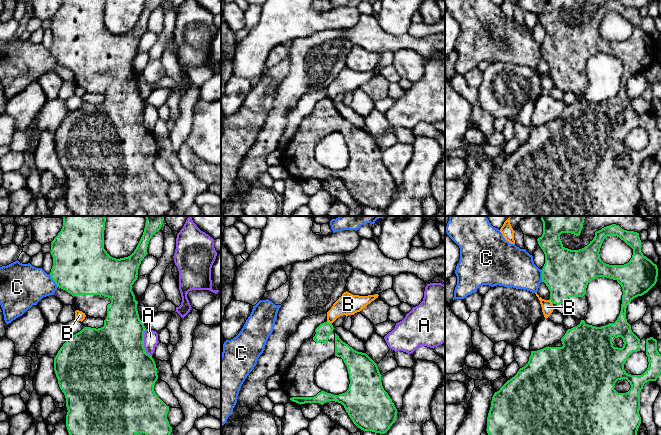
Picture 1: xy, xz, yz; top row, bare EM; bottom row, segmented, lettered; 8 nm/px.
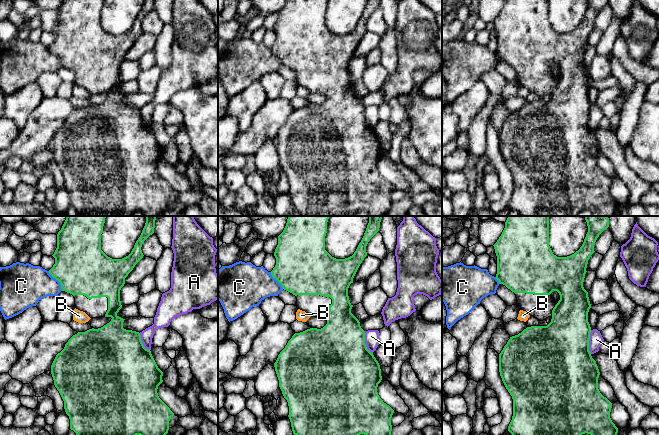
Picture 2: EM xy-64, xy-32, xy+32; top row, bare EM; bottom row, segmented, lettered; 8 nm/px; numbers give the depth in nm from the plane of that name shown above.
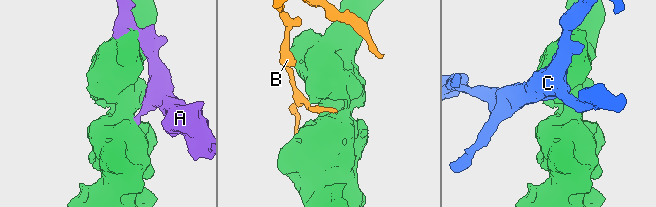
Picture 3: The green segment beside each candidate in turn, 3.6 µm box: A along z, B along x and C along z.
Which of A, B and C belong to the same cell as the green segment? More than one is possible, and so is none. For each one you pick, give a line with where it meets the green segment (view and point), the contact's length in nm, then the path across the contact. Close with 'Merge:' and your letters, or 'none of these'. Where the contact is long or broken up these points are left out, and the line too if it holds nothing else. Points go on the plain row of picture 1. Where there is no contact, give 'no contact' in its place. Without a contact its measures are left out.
Merge: none of these

